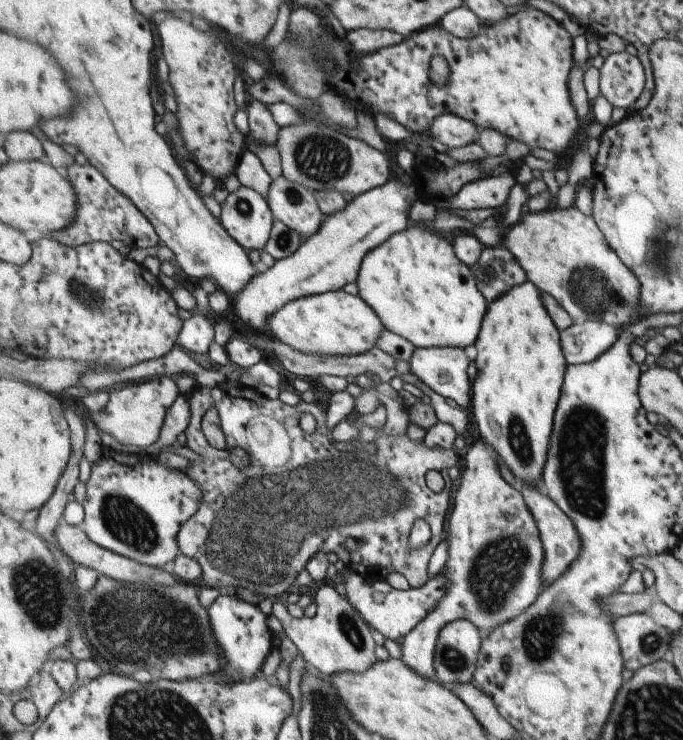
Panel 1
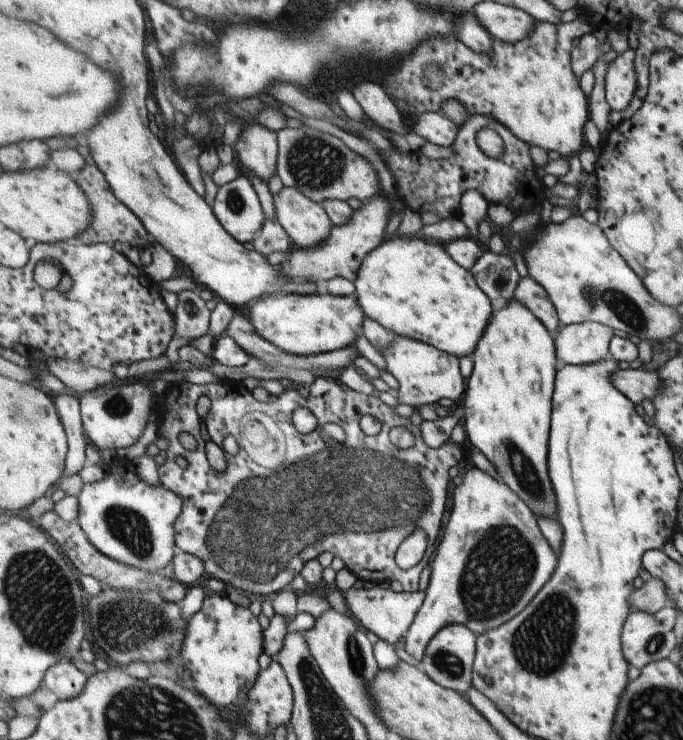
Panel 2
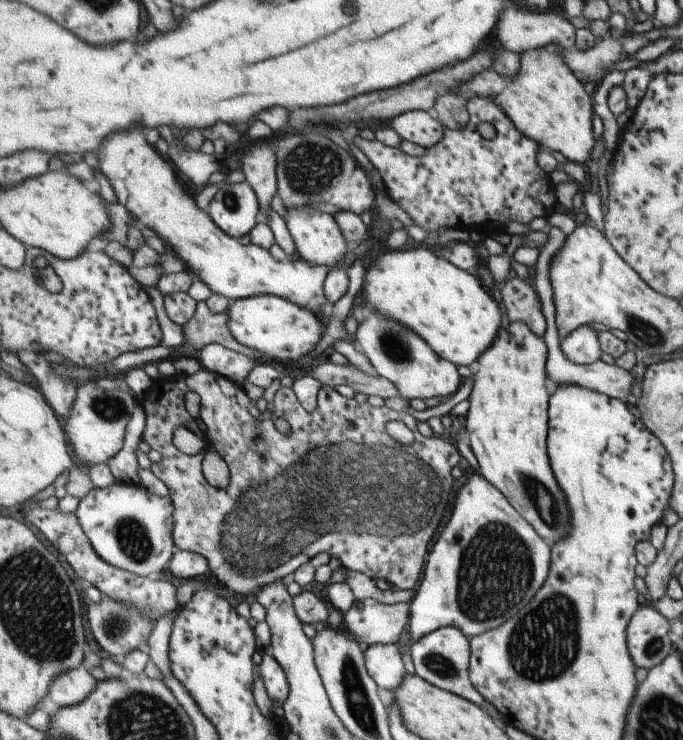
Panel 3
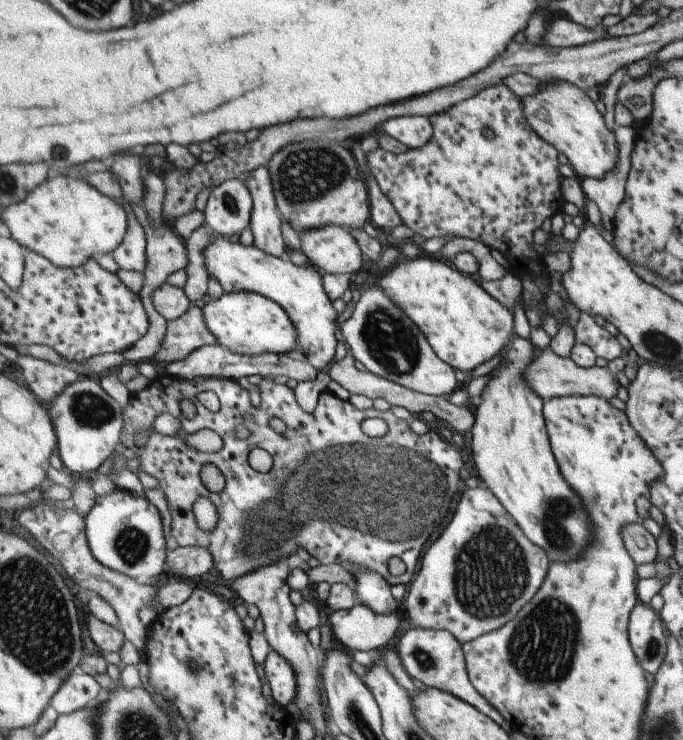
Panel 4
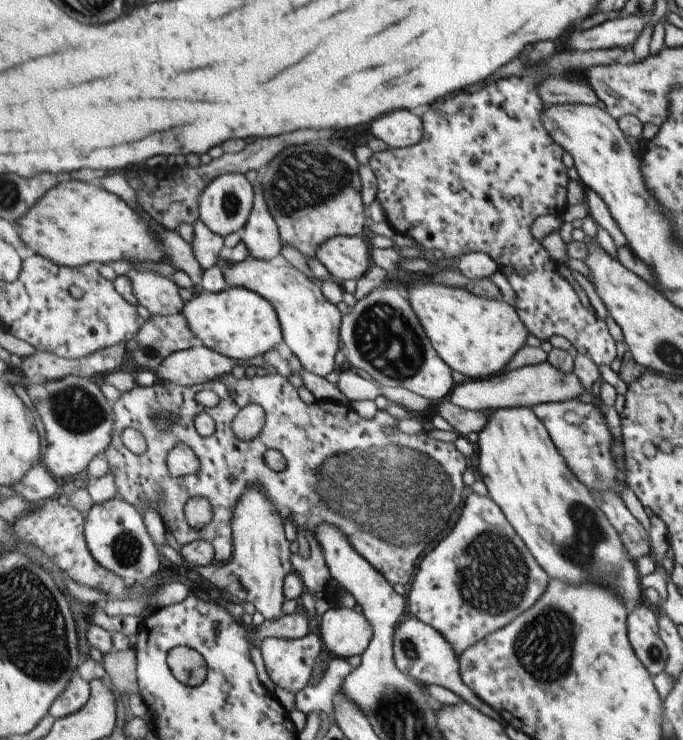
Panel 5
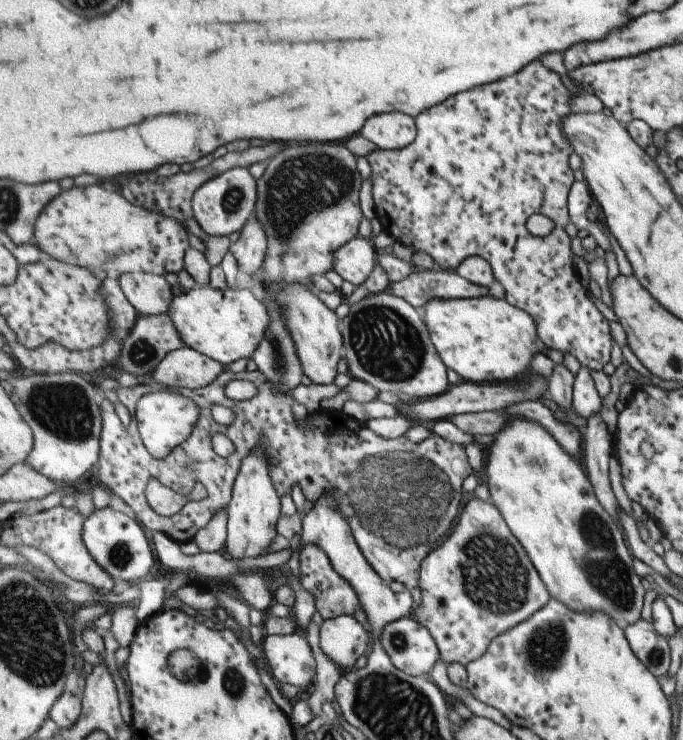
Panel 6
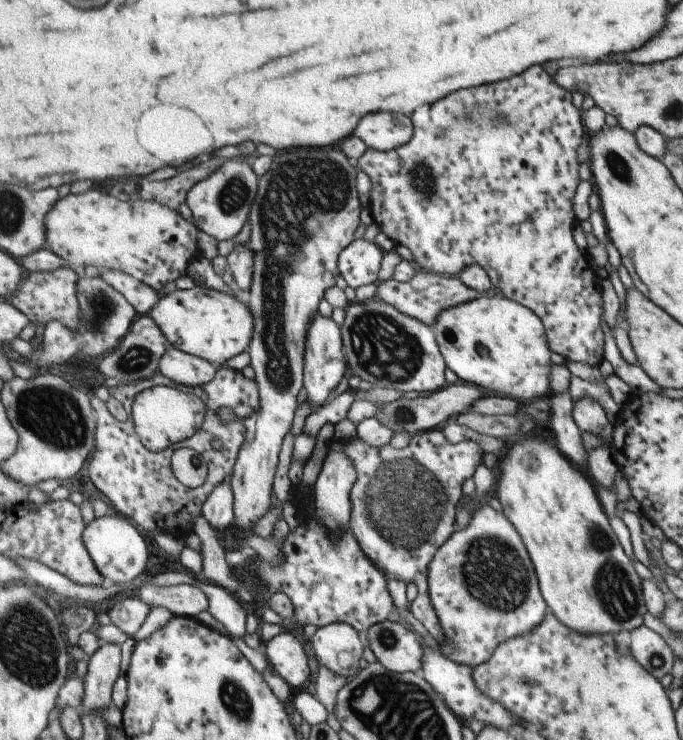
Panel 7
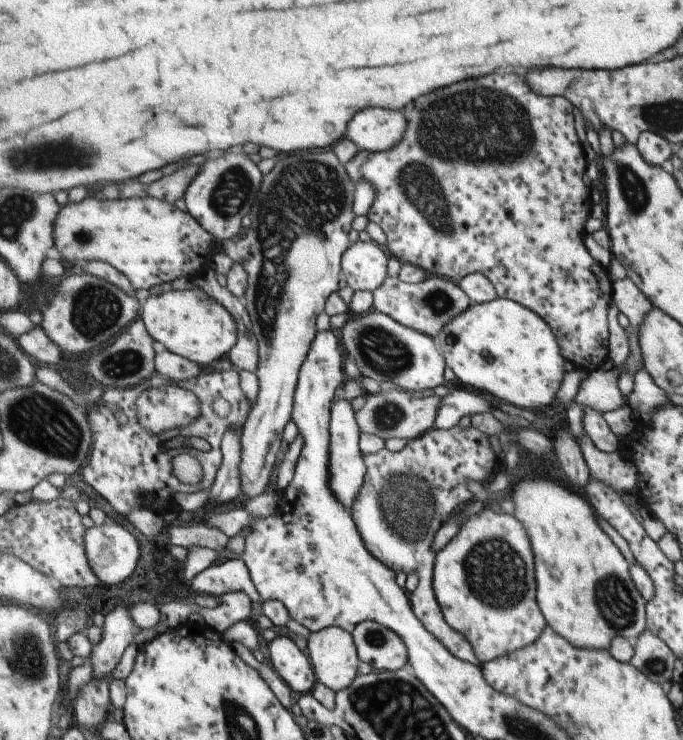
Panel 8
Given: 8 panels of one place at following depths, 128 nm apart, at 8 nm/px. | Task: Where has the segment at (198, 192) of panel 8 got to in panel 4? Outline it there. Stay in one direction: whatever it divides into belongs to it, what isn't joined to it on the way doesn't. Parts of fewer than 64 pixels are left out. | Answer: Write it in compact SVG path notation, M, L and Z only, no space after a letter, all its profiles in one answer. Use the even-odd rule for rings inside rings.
M226 180L210 192L204 214L217 235L241 235L250 227L254 215L254 196L245 182Z

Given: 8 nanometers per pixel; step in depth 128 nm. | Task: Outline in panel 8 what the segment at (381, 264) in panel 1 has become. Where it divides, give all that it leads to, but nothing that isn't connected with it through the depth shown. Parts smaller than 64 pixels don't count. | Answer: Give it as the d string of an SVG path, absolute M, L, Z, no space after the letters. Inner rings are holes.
M495 298L491 302L472 304L465 312L443 328L436 337L442 350L445 365L465 386L489 392L506 403L537 411L551 406L557 399L557 392L565 378L566 356L563 356L561 341L547 321L527 306L509 298Z

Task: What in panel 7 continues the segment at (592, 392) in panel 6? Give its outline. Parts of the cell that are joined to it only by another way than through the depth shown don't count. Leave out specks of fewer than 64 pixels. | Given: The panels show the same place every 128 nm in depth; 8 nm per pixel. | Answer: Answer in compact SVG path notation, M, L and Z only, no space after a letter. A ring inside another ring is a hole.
M591 396L574 403L574 415L577 426L584 432L593 432L611 443L615 432L614 424L609 420L607 411Z

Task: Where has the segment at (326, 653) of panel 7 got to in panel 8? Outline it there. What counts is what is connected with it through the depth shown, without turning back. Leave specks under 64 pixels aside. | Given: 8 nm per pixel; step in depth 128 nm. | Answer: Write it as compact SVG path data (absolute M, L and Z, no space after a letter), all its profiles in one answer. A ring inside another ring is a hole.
M333 626L312 631L307 648L318 680L336 693L349 688L360 674L358 644L354 634L345 628Z

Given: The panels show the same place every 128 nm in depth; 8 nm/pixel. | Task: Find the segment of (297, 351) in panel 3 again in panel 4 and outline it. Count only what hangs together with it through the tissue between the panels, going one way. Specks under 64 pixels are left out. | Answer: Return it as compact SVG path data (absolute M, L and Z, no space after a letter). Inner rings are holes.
M254 292L225 293L221 300L209 301L203 307L203 316L206 317L207 326L219 338L219 343L233 352L249 356L259 356L267 353L283 354L299 348L299 328L291 320L290 313L281 304L277 304L270 297Z

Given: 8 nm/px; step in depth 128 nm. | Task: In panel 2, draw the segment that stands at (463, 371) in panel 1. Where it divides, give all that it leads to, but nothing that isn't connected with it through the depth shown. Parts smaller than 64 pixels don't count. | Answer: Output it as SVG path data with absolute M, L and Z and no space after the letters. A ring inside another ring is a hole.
M399 335L384 352L386 370L398 381L400 387L396 391L403 404L412 407L431 405L438 400L449 398L454 404L460 404L468 387L467 378L459 370L459 357L435 348L435 345L413 340Z

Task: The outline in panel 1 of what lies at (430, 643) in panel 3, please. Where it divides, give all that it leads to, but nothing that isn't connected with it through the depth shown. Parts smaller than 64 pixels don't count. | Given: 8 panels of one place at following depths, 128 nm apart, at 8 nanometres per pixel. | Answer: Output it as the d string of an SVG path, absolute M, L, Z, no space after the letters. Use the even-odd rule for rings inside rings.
M458 619L443 628L434 661L441 684L451 687L474 680L483 637L484 633L469 620Z

